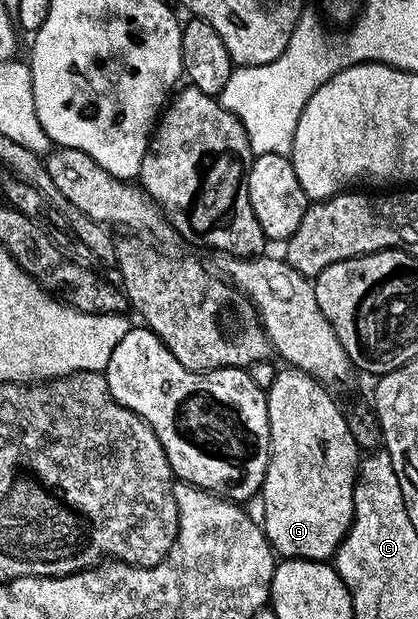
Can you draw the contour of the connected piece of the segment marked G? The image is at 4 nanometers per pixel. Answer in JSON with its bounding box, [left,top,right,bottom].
[258,368,362,562]

